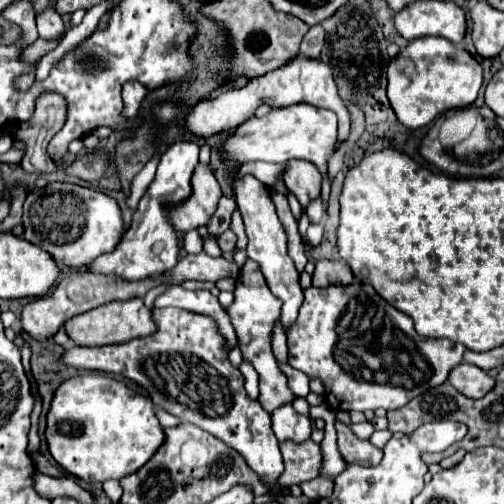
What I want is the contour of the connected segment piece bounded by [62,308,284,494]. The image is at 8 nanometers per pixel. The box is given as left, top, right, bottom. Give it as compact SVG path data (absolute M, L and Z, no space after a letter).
M154 308L152 312L158 324L156 334L122 344L72 346L62 356L64 364L80 370L120 374L136 382L148 392L156 408L214 434L238 450L248 466L270 486L270 492L278 494L276 478L282 474L284 464L272 432L270 414L258 400L246 394L244 376L230 364L228 352L222 346L222 334L218 334L218 324L210 316L186 310Z

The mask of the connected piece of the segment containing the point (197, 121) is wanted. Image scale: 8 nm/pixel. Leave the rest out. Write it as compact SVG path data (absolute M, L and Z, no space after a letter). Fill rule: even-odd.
M298 54L294 58L294 62L288 62L286 66L280 66L274 72L266 72L262 76L256 76L256 78L248 80L248 84L244 88L224 92L214 100L200 102L200 104L192 106L190 112L188 112L188 120L186 120L186 130L192 132L198 138L208 138L210 134L216 134L220 130L236 128L242 122L246 122L256 112L256 108L264 102L270 104L272 108L284 108L284 106L292 106L292 104L298 104L298 102L312 104L316 108L328 108L328 110L336 112L336 116L338 116L338 124L340 124L338 142L348 138L350 112L348 112L346 104L342 102L342 98L338 96L336 82L332 78L330 66L326 66L324 62L318 62L318 60L306 60L302 54Z

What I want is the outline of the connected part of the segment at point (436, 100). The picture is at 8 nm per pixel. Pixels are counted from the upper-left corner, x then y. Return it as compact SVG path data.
M426 36L412 40L388 64L388 100L406 128L422 128L438 114L470 106L482 86L482 68L476 58L446 38Z

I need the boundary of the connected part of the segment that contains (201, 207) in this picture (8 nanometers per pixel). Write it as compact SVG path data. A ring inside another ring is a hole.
M198 164L192 178L190 198L186 202L180 202L178 206L168 206L170 224L178 232L194 230L200 224L206 226L220 198L222 198L222 192L212 174L212 168Z

